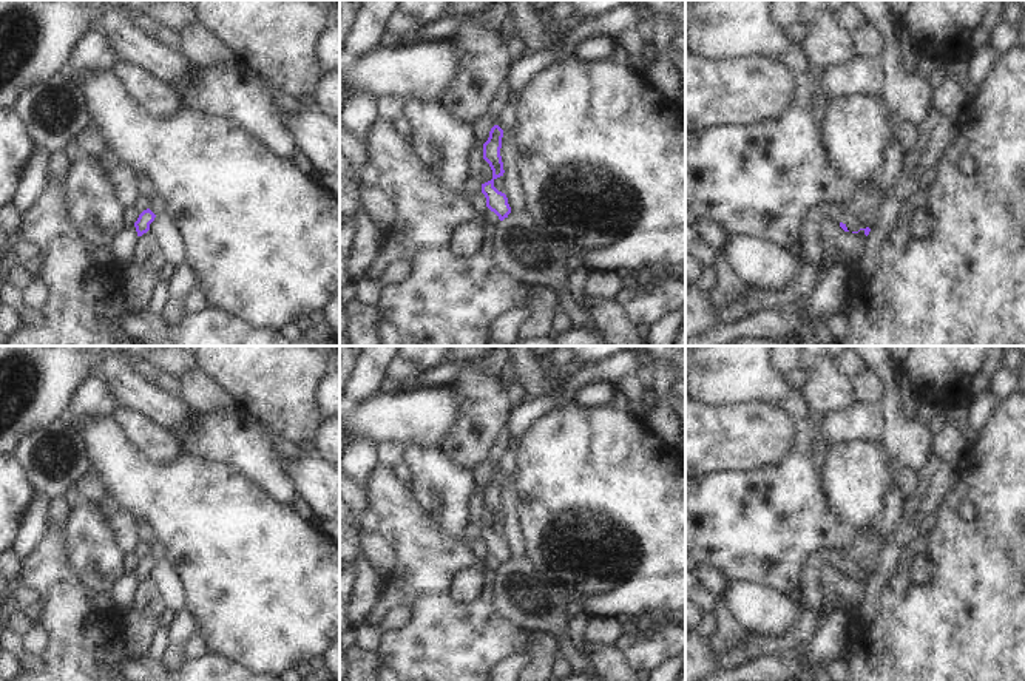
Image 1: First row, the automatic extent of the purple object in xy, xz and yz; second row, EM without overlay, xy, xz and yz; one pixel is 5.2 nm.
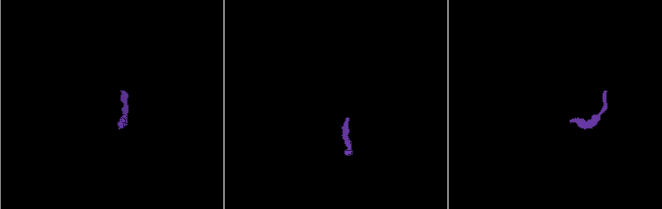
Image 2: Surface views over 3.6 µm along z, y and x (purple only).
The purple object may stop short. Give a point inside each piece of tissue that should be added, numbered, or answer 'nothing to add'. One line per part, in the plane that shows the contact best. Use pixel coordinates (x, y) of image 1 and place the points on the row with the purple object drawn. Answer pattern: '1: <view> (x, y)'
nothing to add

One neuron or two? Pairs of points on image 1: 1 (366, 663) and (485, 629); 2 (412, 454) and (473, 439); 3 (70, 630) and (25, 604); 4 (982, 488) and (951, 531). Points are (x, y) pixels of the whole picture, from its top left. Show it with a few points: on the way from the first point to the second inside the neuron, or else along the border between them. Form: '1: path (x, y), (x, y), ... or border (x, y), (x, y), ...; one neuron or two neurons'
1: border (377, 657), (385, 664); two neurons
2: border (436, 447), (443, 456), (468, 470); two neurons
3: border (22, 584), (36, 593), (39, 601), (37, 623); two neurons
4: path (968, 490), (951, 505), (951, 518); one neuron

